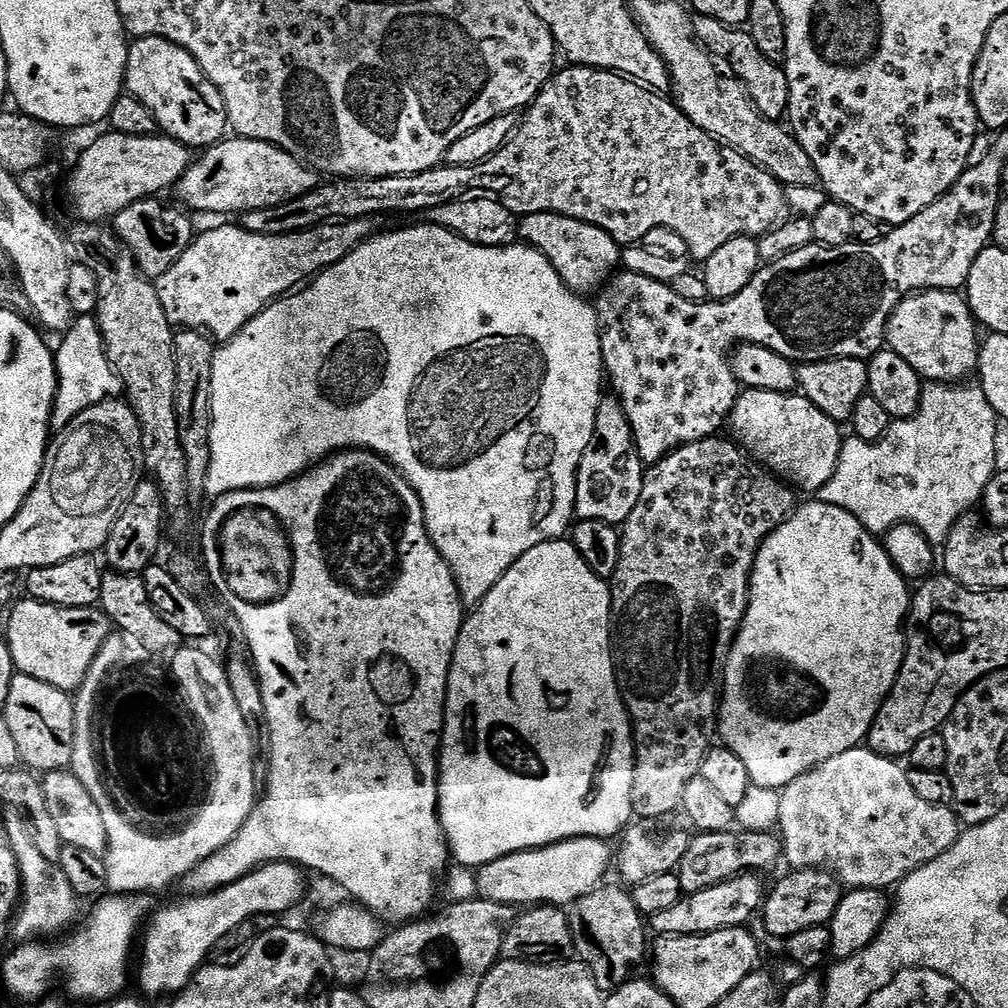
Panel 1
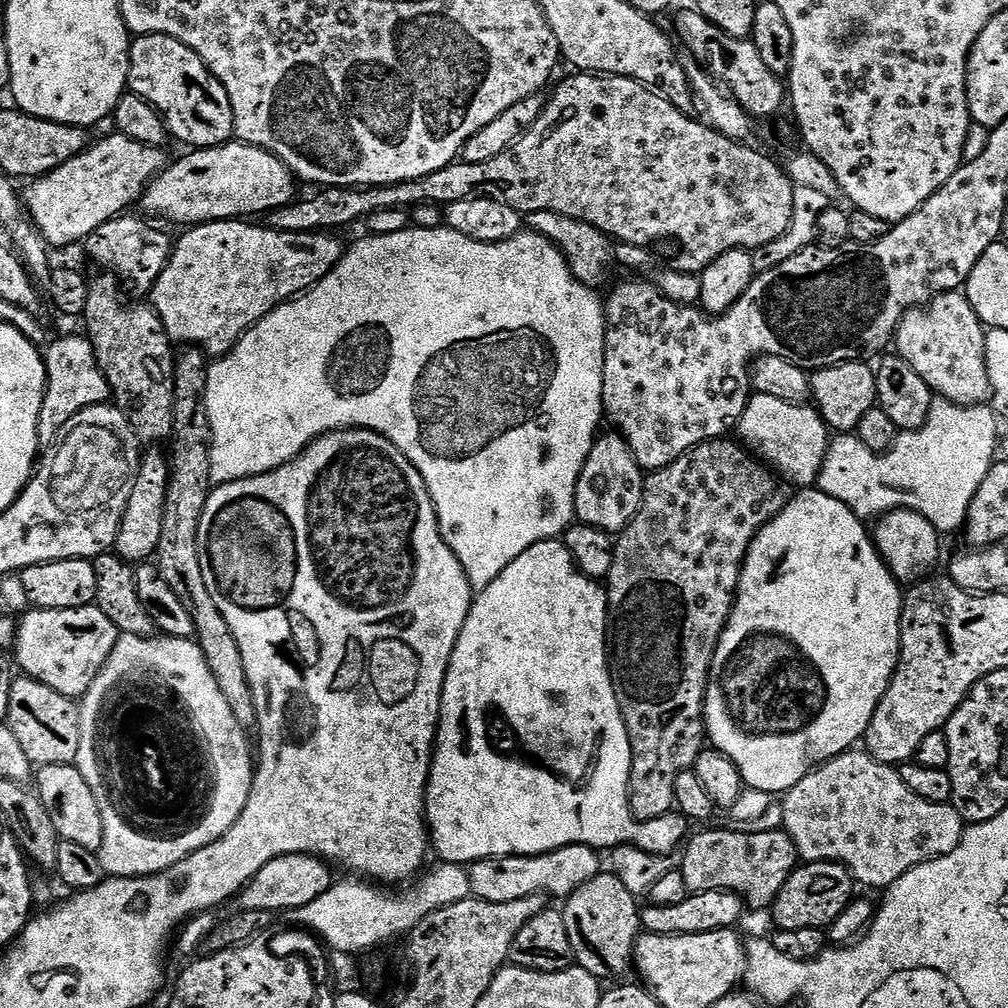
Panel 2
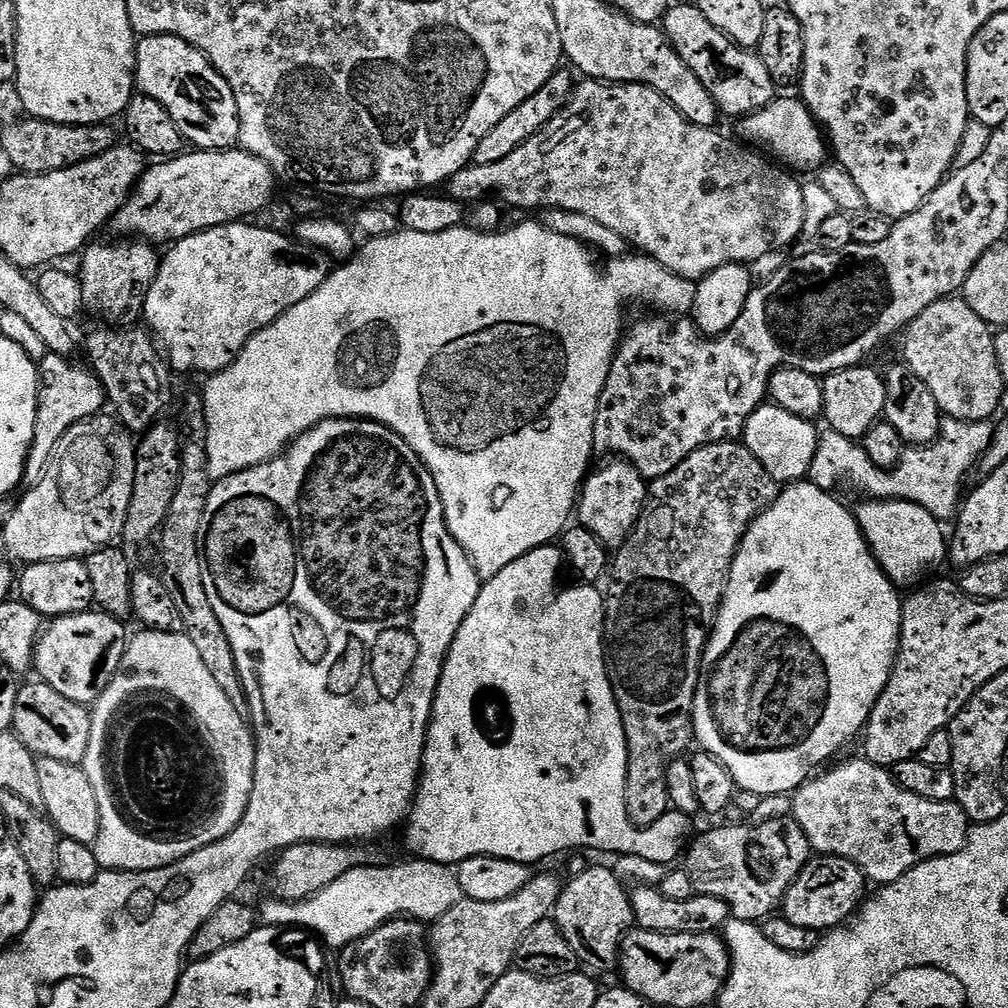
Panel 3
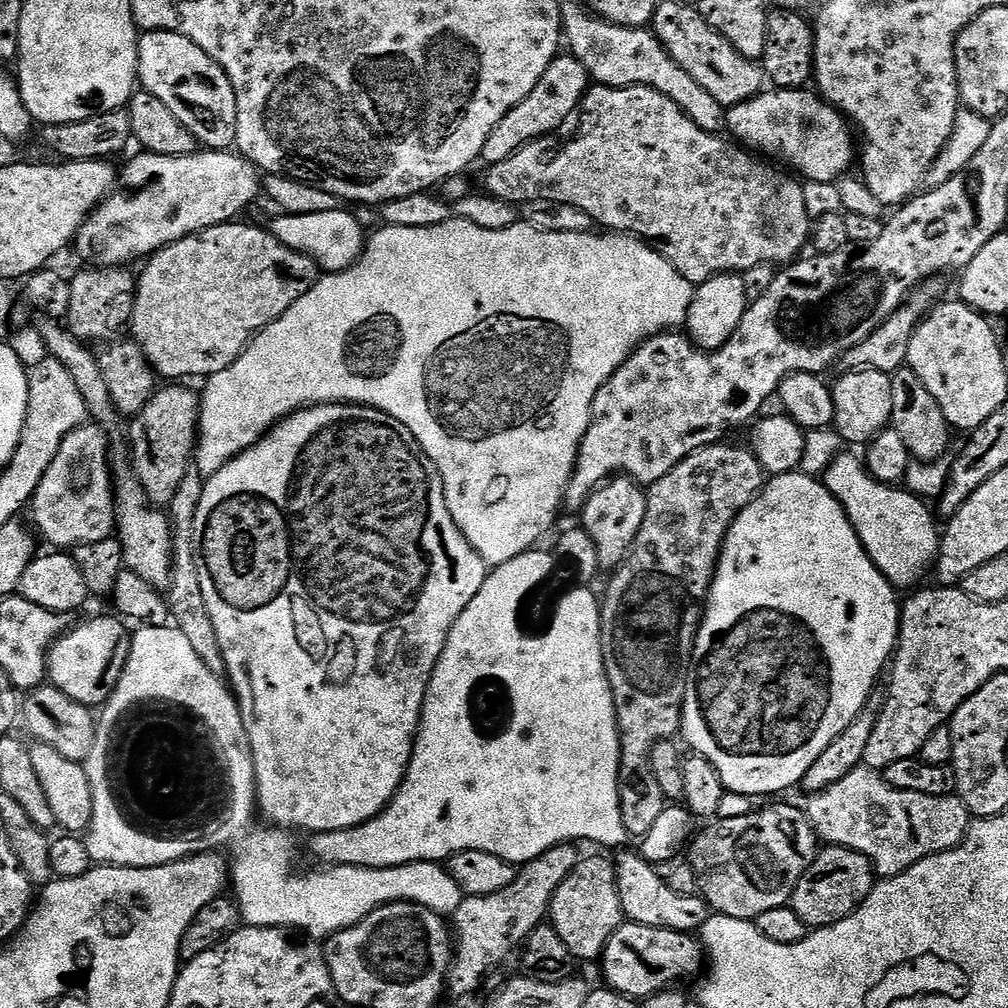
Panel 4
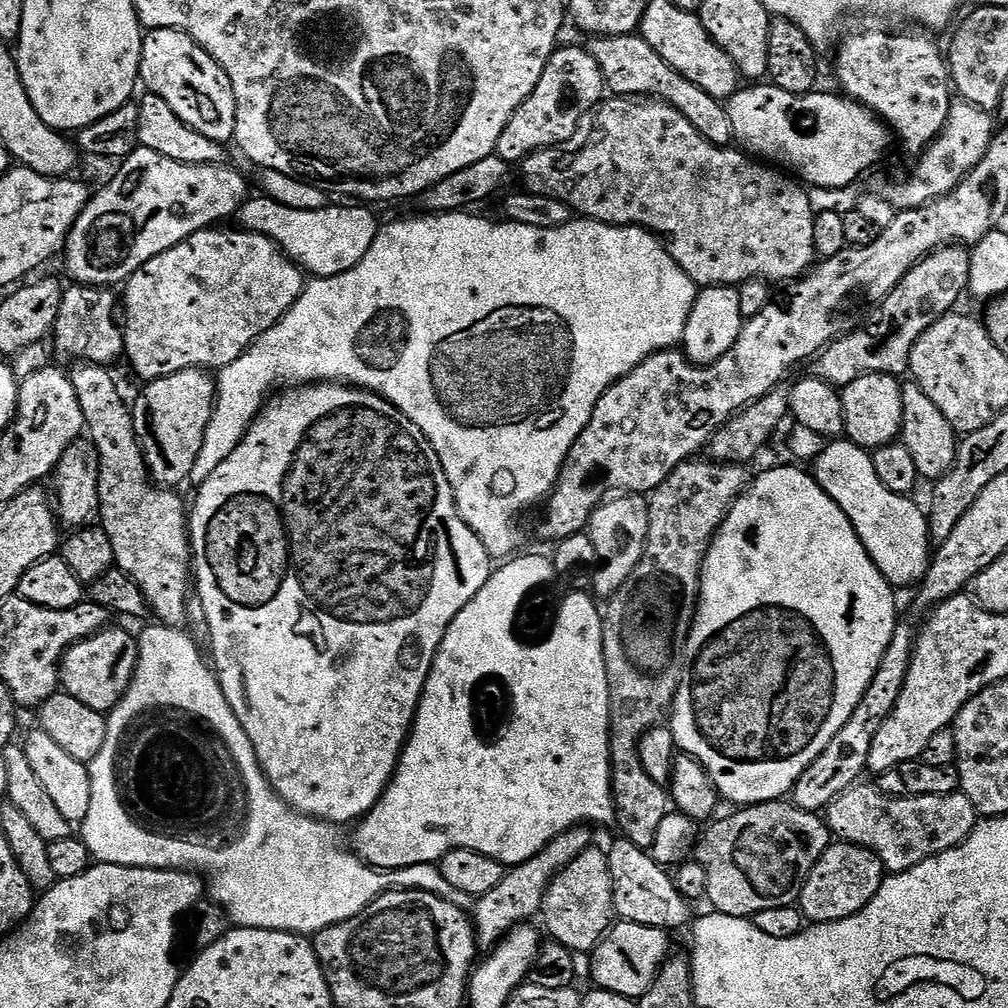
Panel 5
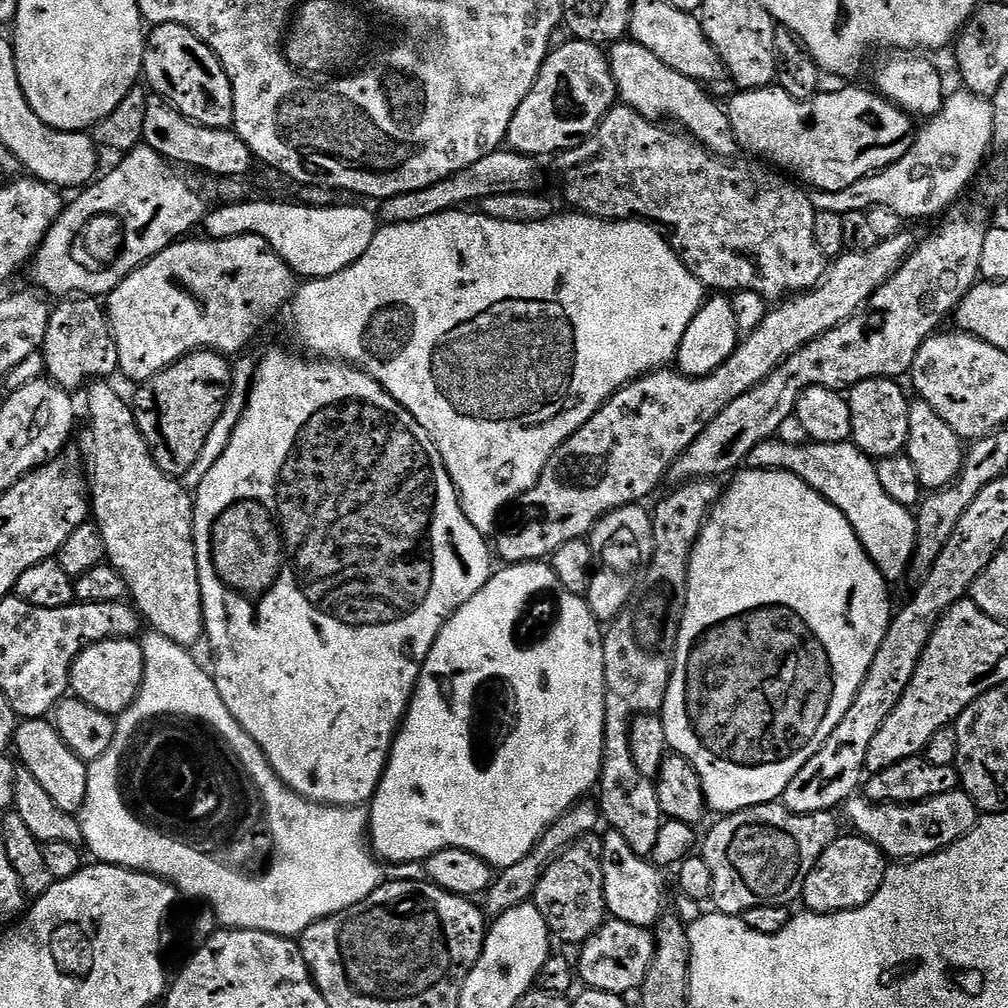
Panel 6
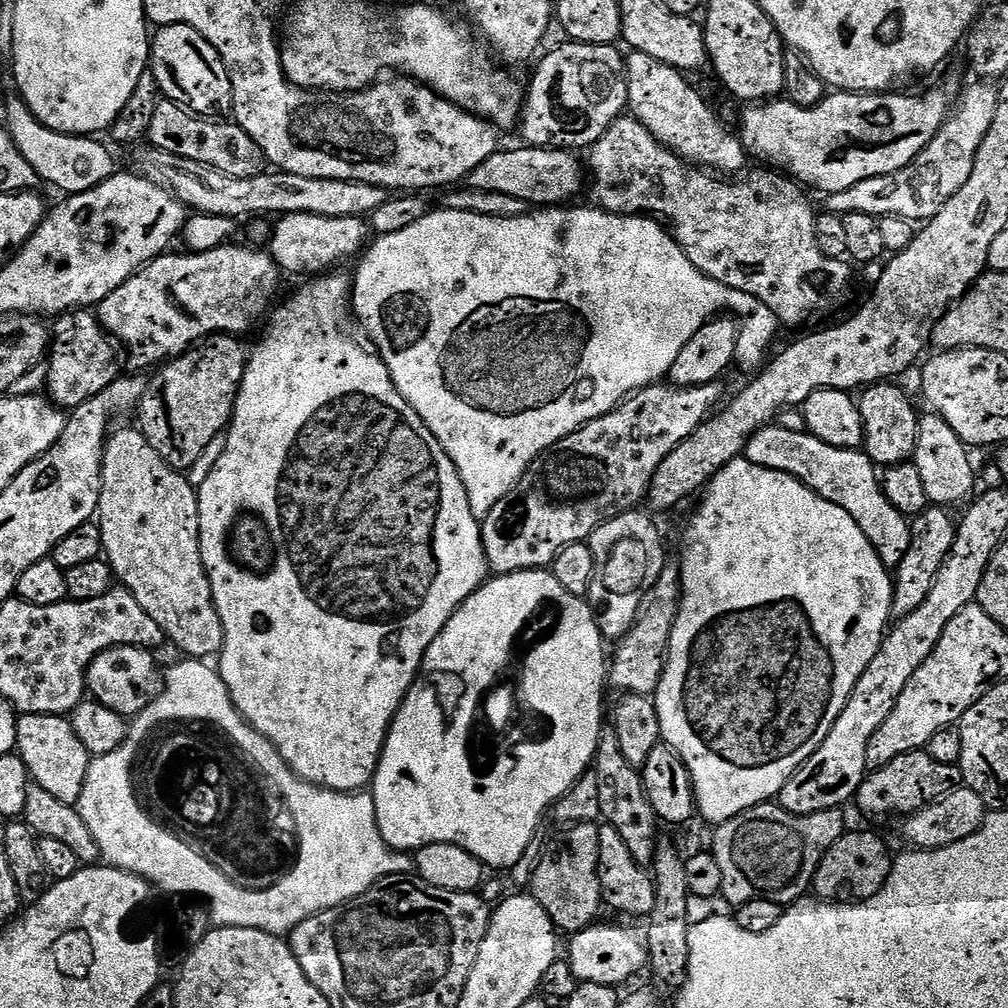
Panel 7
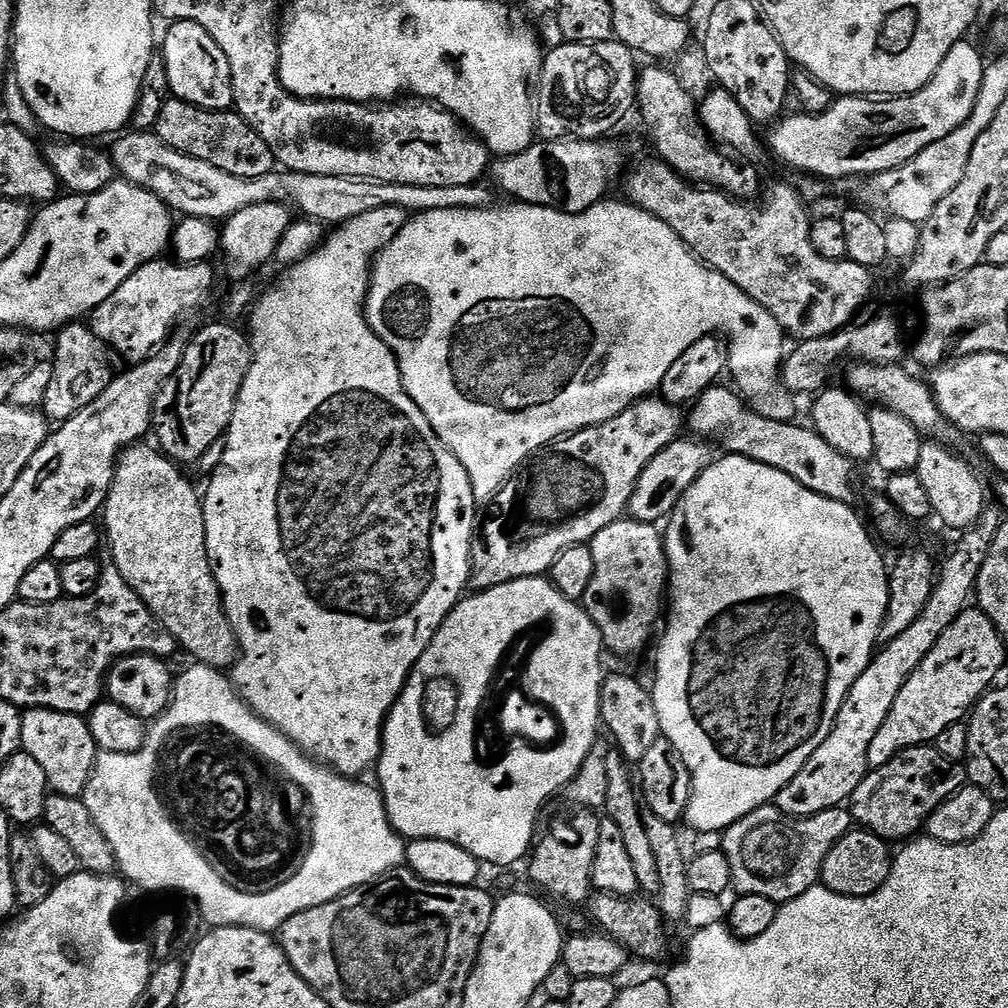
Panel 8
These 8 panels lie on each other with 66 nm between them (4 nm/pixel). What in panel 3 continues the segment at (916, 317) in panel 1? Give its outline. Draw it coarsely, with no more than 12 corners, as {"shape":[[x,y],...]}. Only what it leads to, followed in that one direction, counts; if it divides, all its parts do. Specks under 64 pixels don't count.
{"shape":[[962,298],[903,329],[941,413],[987,420],[1006,385],[993,329]]}

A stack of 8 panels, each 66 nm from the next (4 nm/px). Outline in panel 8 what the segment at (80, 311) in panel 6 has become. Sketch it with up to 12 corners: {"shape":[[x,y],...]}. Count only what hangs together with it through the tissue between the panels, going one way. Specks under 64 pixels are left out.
{"shape":[[87,323],[55,333],[42,411],[63,422],[114,375],[113,353]]}

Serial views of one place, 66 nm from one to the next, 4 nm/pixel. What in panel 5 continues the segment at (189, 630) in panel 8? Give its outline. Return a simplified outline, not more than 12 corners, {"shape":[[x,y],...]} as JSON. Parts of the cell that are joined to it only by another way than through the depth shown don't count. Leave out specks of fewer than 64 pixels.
{"shape":[[73,363],[115,567],[183,629],[190,520],[153,482],[129,401]]}

